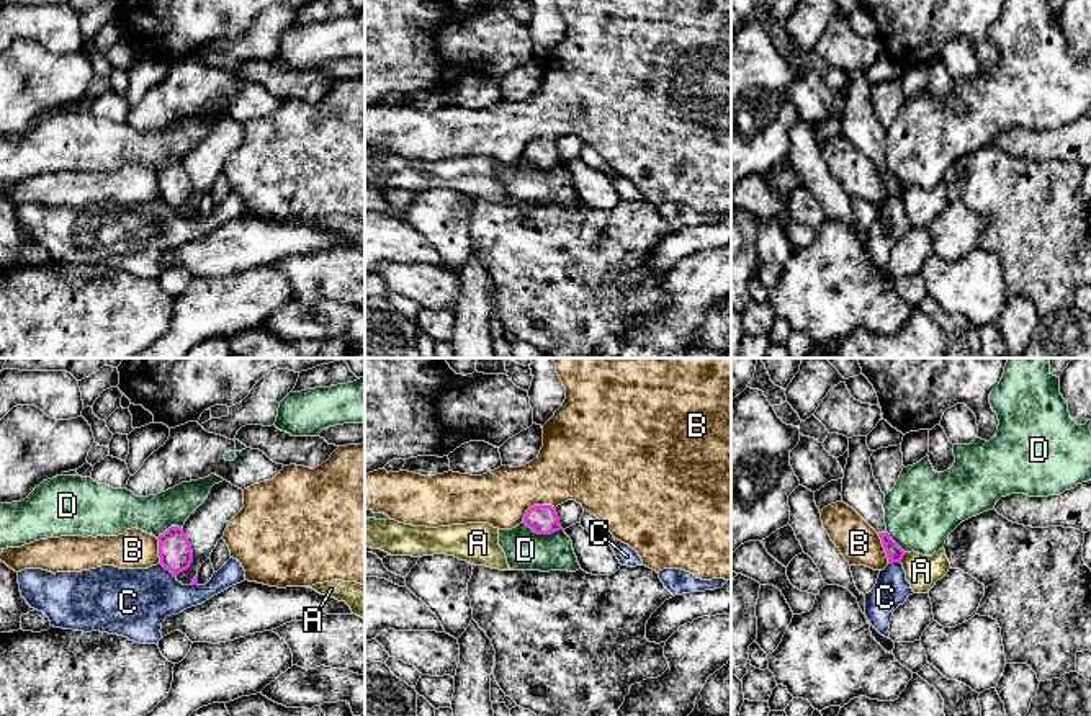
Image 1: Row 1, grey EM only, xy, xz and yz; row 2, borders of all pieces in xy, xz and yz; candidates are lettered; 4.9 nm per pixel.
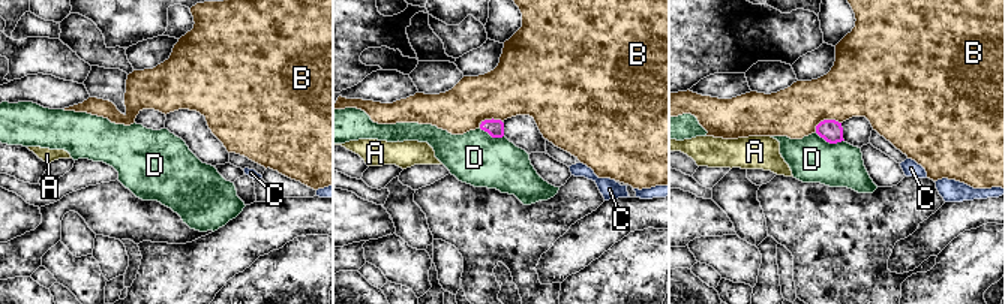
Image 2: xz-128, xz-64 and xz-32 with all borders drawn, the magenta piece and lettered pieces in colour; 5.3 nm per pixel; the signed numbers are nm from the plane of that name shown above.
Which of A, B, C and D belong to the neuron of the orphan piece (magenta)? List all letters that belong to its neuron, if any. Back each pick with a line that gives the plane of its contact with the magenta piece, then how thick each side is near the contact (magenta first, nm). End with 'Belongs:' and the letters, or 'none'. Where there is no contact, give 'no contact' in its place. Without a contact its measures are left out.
Belongs: none

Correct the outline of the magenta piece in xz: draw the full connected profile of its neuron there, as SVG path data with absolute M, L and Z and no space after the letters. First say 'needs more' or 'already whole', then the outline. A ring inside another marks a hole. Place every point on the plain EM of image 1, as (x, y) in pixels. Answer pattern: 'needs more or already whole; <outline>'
already whole; M533 139L527 144L523 157L538 168L551 168L563 163L556 142L551 139Z

